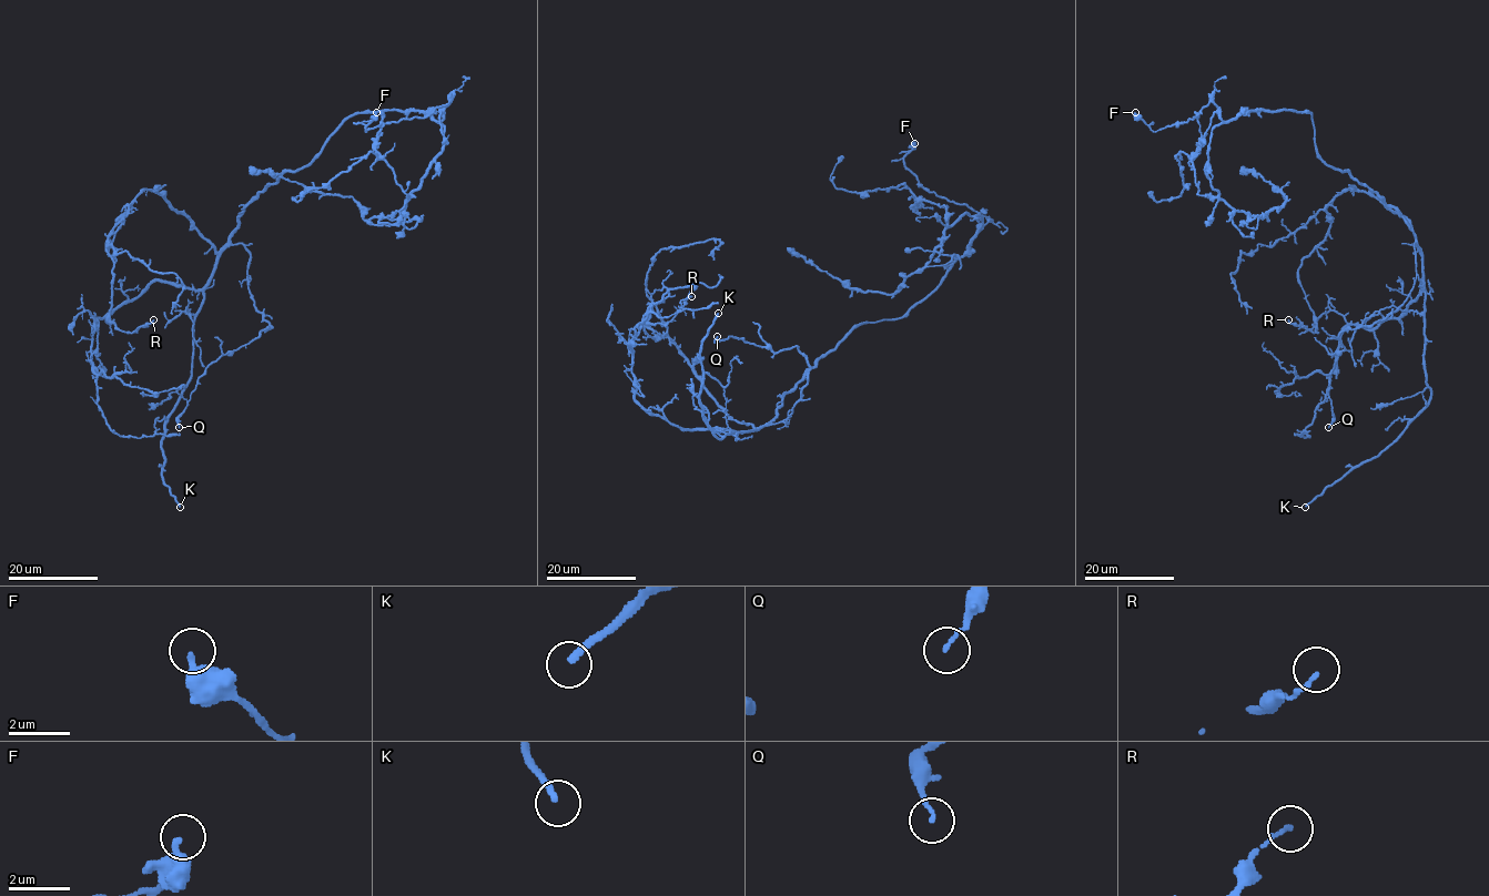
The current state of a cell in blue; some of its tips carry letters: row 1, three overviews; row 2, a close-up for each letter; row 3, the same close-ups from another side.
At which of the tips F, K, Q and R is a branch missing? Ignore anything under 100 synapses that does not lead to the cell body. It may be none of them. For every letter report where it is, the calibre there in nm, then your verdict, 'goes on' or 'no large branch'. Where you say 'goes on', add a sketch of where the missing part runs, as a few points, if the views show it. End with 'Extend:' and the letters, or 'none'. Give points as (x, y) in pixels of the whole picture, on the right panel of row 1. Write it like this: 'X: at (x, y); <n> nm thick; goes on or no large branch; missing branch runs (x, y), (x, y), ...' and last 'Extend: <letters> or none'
F: at (1135, 112); 340 nm thick; no large branch
K: at (1305, 507); 200 nm thick; goes on; missing branch runs (1305, 507), (1201, 581), (1194, 578), (1185, 559), (1185, 526), (1177, 509), (1173, 505), (1155, 506), (1154, 511)
Q: at (1328, 427); 120 nm thick; no large branch
R: at (1288, 319); 120 nm thick; no large branch
Extend: K

